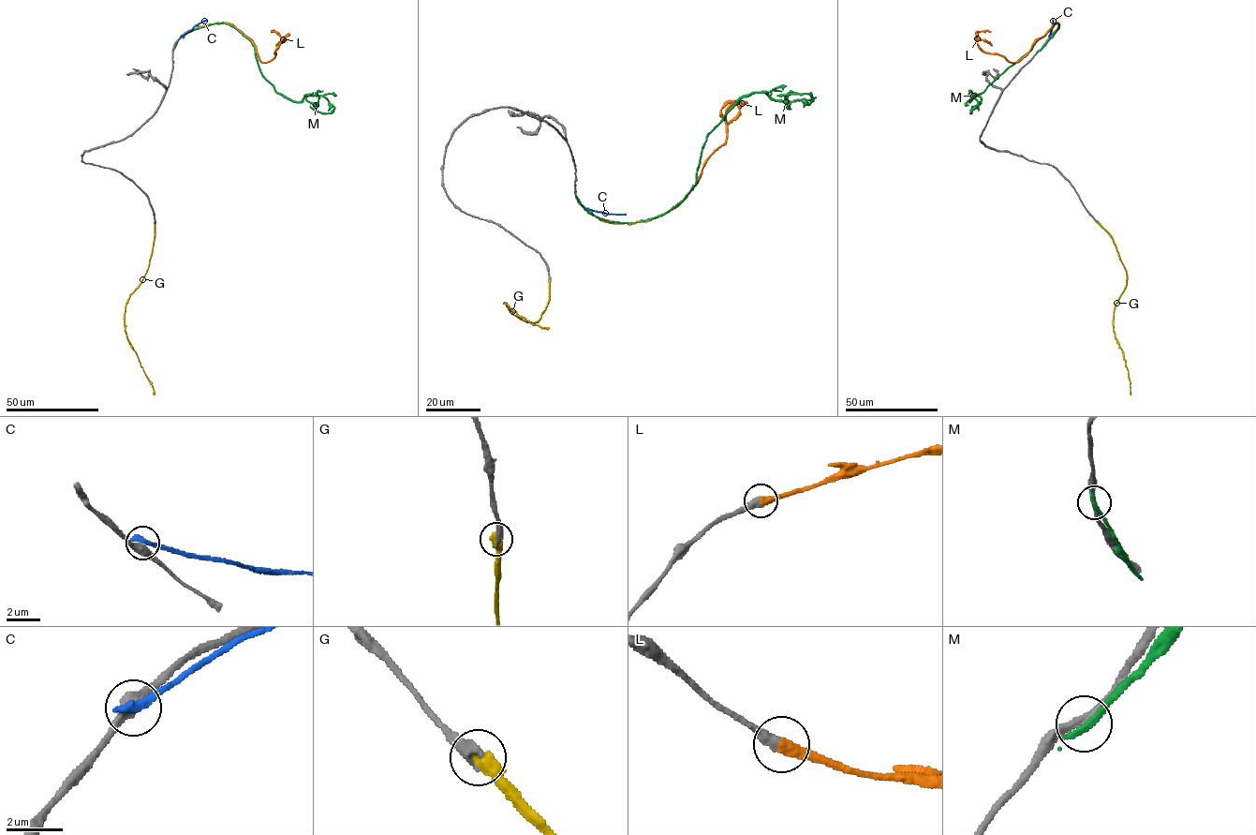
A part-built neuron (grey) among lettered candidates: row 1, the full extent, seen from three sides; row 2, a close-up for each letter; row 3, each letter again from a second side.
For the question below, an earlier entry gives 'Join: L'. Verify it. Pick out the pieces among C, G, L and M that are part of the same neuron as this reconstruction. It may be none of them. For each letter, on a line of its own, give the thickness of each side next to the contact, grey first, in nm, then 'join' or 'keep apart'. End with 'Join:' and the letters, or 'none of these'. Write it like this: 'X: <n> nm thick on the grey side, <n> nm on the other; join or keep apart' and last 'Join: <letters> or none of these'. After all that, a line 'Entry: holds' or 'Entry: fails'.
C: 460 nm thick on the grey side, 400 nm on the other; keep apart
G: 360 nm thick on the grey side, 600 nm on the other; keep apart
L: 440 nm thick on the grey side, 480 nm on the other; join
M: 240 nm thick on the grey side, 280 nm on the other; keep apart
Join: L
Entry: holds

